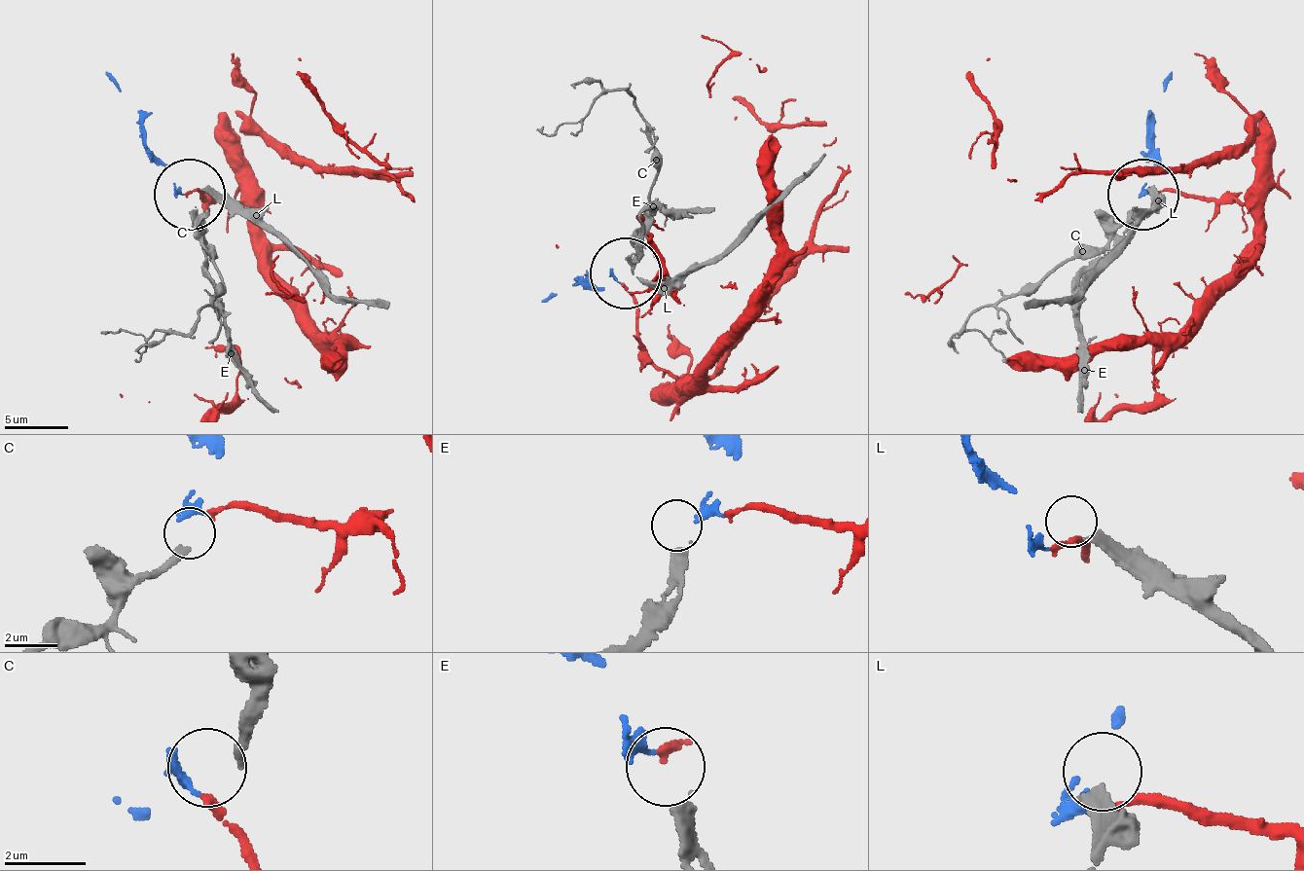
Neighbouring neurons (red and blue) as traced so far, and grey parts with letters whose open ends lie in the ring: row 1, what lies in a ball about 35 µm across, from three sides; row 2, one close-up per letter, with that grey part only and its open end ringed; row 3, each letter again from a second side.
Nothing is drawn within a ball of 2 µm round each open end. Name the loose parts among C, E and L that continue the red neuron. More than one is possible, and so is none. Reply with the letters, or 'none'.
C

